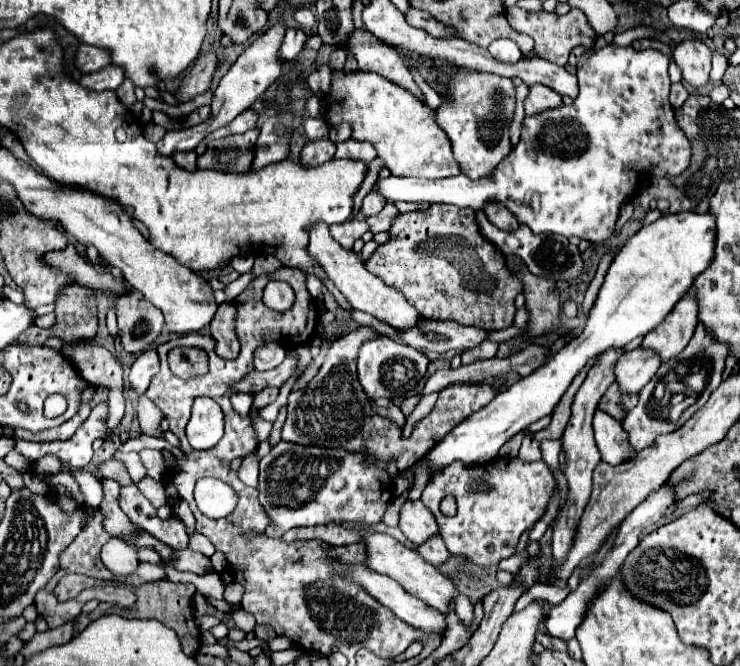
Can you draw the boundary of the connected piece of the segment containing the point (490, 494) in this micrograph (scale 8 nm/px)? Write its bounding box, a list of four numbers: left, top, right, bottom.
[421,459,555,567]

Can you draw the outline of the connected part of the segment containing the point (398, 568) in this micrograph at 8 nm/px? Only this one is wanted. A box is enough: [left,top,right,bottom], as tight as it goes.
[361,531,459,615]

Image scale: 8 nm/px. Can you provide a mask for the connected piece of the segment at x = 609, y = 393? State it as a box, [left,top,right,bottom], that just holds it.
[599,383,639,421]

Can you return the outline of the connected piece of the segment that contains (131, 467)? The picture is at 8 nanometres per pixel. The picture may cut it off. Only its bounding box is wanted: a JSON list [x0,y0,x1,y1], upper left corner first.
[115,453,147,483]

